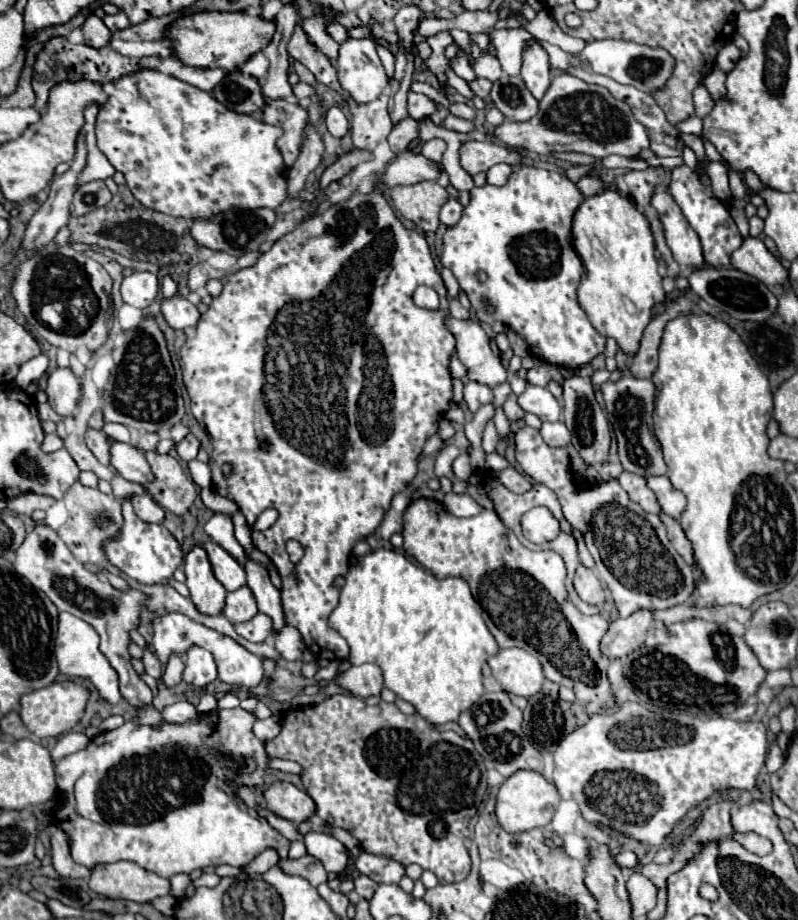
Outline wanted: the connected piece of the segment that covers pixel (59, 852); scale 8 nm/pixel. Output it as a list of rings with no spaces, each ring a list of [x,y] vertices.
[[[48,826],[48,834],[52,840],[52,864],[54,870],[60,876],[68,878],[88,878],[90,870],[86,866],[80,866],[72,860],[70,848],[68,848],[68,834],[60,826]]]

